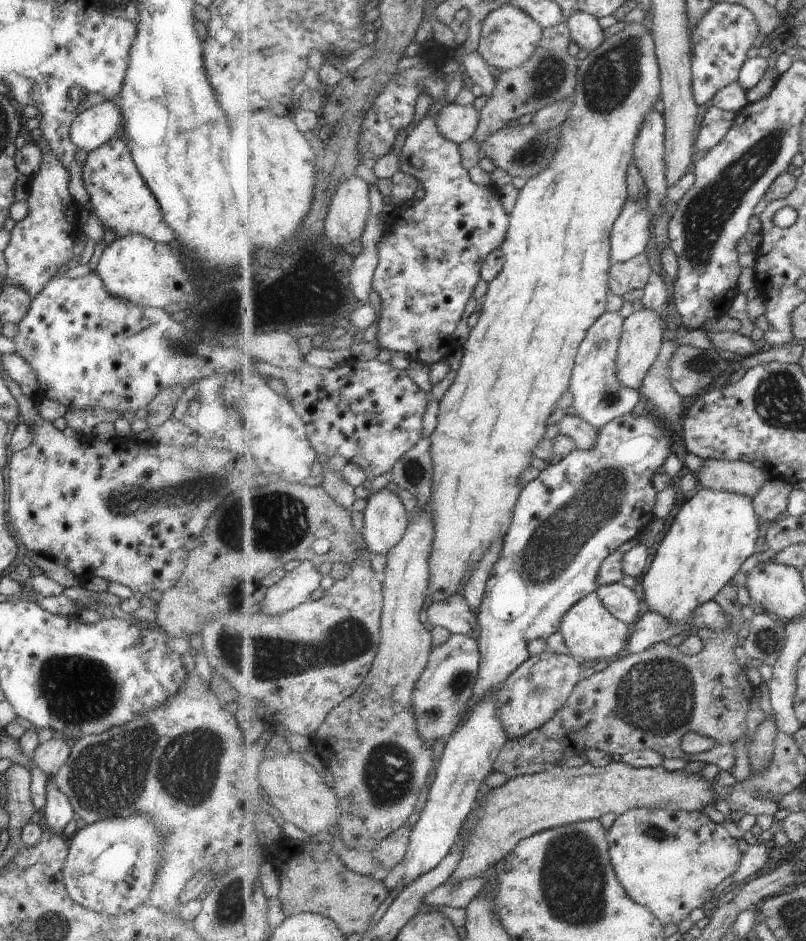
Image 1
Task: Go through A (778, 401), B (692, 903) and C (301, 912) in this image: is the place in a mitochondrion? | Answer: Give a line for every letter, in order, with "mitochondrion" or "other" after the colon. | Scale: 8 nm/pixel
A: mitochondrion
B: other
C: other

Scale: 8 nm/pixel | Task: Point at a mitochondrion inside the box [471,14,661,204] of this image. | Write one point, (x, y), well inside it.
(612, 75)

